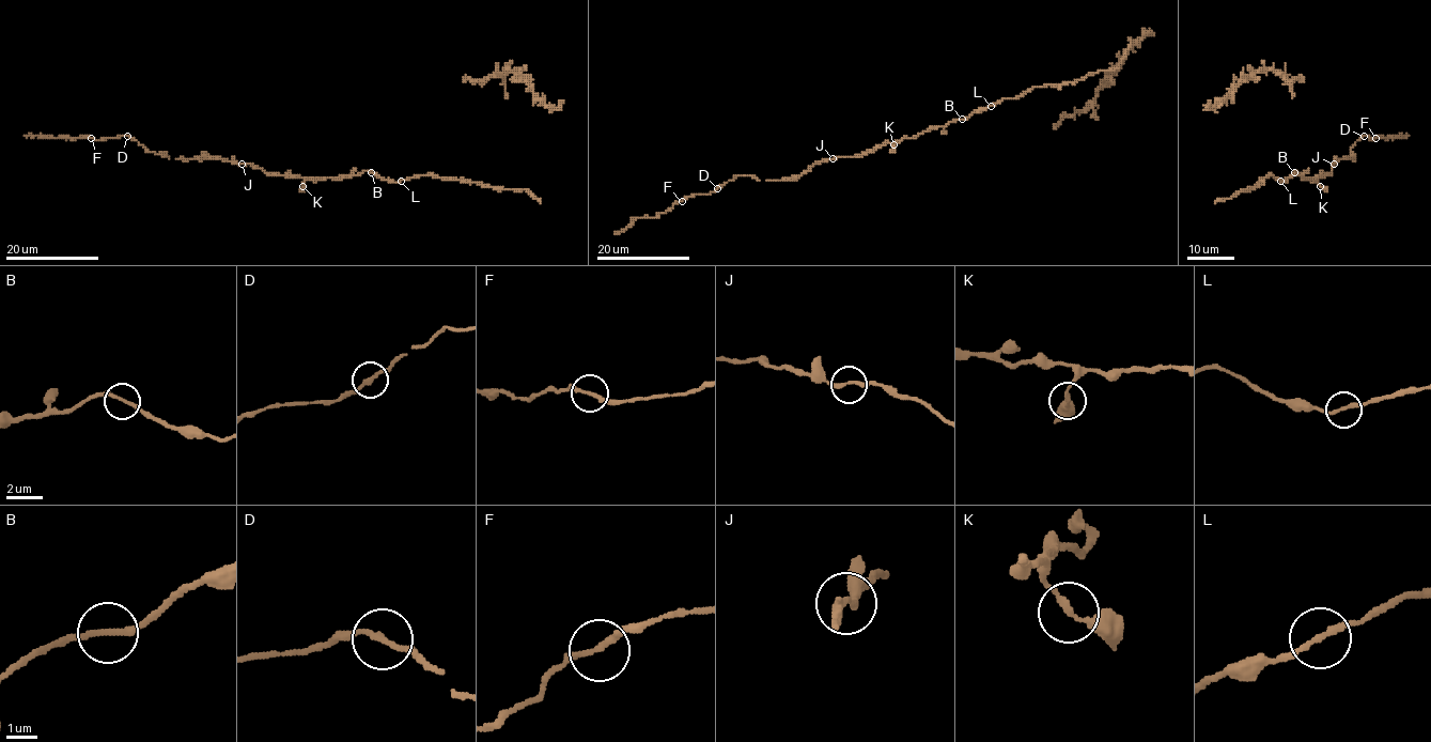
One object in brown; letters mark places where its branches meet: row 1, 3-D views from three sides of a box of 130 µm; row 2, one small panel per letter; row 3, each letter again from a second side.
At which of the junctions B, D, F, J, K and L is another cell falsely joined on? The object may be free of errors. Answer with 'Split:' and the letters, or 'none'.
Split: none

